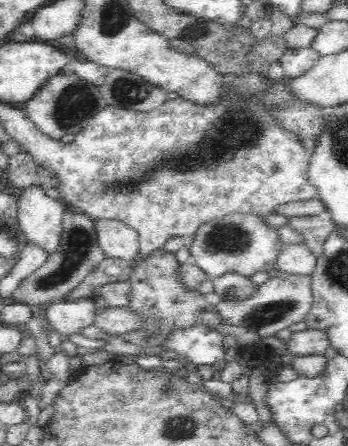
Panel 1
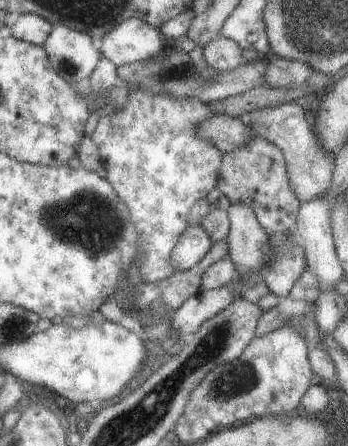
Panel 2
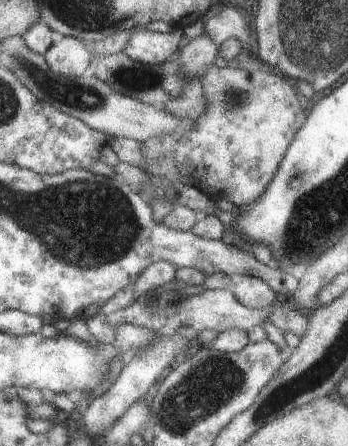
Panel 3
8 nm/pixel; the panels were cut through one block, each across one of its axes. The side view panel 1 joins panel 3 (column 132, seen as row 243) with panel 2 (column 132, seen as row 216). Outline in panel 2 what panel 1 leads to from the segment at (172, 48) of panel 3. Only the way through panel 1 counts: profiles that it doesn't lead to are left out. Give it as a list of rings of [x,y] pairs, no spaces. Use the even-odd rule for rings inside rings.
[[[127,18],[103,36],[99,54],[115,66],[127,66],[145,62],[147,58],[155,58],[163,52],[167,52],[167,48],[161,40],[159,28],[149,26],[139,18]]]

